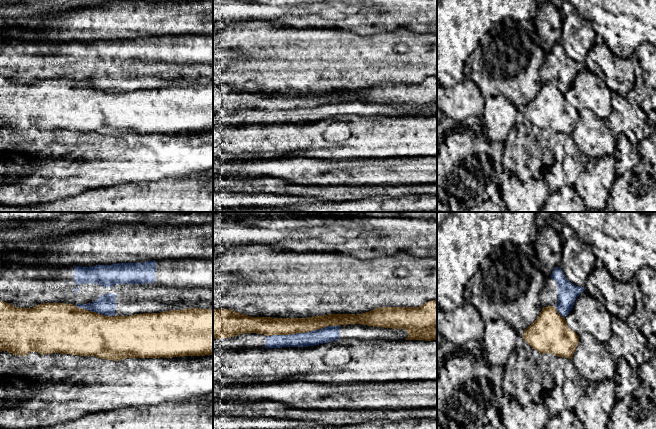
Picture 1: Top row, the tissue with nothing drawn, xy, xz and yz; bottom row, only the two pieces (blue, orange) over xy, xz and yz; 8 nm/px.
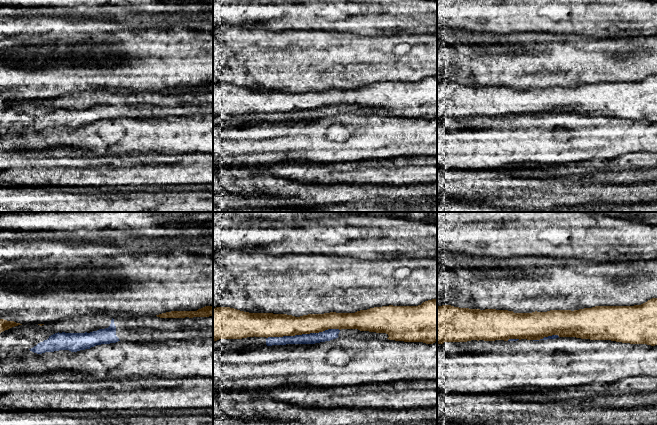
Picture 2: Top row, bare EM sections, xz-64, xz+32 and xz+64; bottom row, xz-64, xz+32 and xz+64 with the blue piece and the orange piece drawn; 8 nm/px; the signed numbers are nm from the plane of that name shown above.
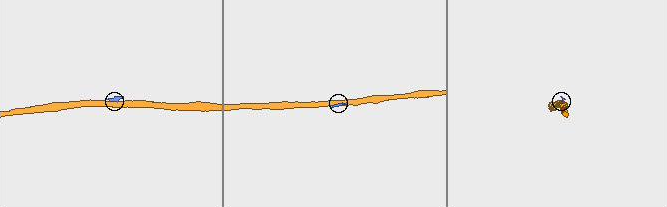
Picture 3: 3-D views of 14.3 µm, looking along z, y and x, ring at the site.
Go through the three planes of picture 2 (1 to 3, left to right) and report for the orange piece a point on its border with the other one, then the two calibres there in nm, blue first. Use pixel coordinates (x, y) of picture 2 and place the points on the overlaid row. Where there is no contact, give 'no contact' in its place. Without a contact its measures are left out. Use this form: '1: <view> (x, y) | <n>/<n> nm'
1: no contact
2: xz+32 (302, 334) | 90/190 nm
3: xz+64 (546, 337) | 30/220 nm

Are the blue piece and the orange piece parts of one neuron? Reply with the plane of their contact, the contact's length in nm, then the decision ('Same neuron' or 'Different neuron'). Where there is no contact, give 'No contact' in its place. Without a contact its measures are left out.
Touches blue in xz. Shared border 600 nm. Different neuron

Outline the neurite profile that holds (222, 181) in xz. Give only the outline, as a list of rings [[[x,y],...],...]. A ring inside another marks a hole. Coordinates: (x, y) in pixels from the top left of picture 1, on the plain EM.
[[[223,172],[213,176],[213,193],[223,190],[229,192],[247,191],[251,185],[247,179],[239,179],[235,173]]]

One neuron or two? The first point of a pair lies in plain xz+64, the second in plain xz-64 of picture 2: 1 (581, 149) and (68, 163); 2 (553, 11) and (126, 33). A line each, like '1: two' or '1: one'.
1: two
2: two

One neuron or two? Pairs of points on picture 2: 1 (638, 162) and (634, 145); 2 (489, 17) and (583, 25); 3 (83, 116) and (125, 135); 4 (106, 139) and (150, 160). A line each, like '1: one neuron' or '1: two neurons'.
1: two neurons
2: one neuron
3: two neurons
4: two neurons

